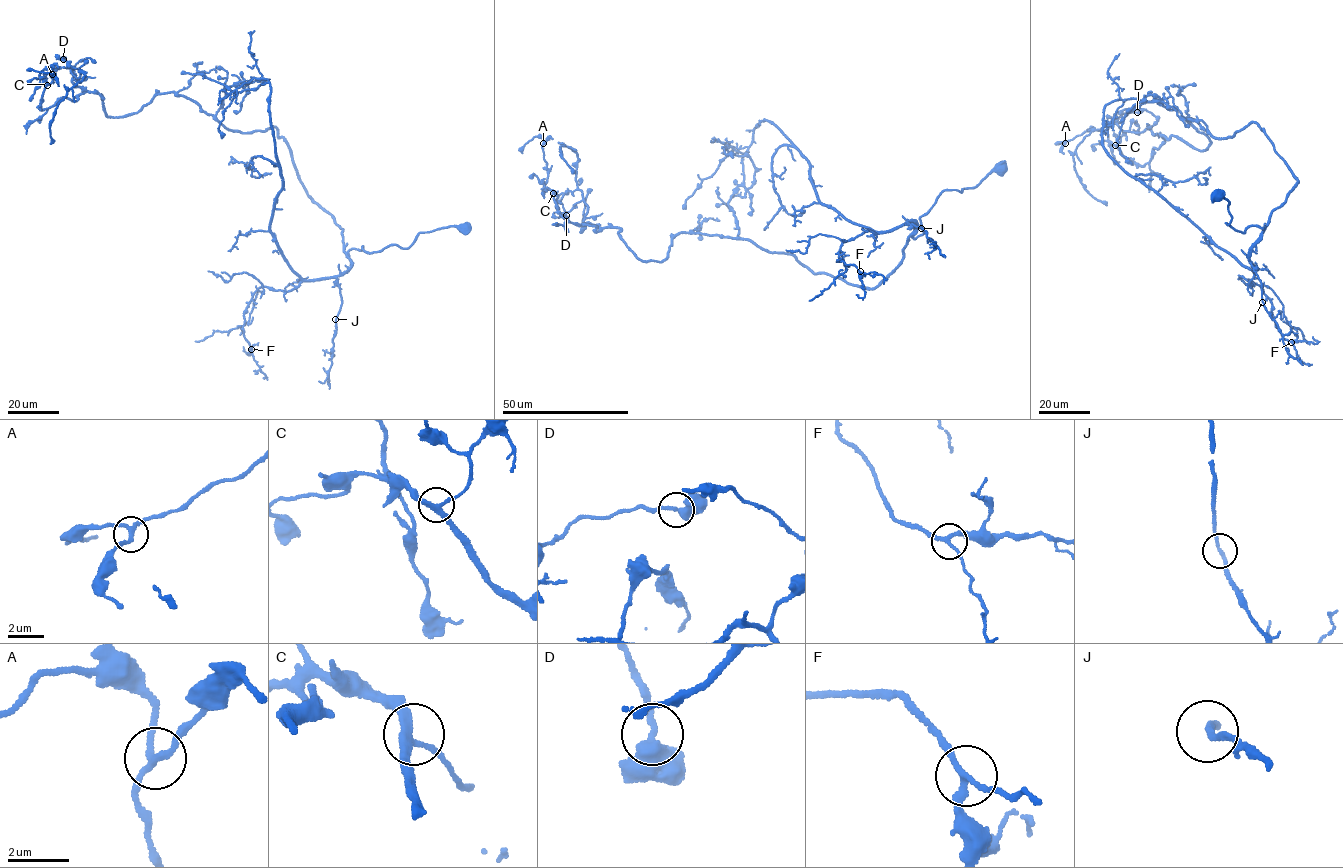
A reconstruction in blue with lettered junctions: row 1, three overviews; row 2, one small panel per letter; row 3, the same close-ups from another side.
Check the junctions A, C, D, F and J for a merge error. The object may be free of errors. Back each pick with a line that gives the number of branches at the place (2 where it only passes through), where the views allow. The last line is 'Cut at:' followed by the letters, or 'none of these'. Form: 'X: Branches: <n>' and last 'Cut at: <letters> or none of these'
Cut at: none of these

